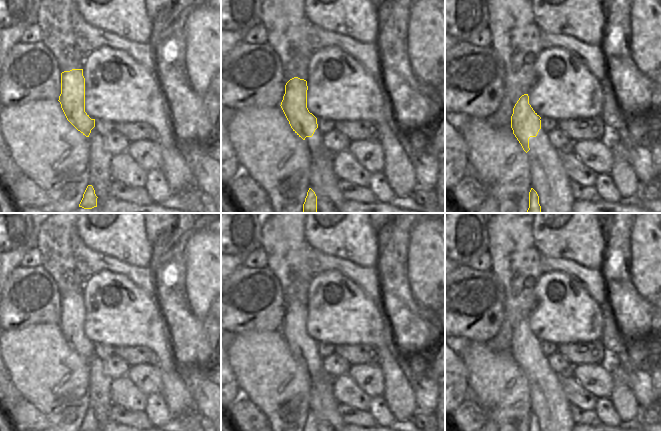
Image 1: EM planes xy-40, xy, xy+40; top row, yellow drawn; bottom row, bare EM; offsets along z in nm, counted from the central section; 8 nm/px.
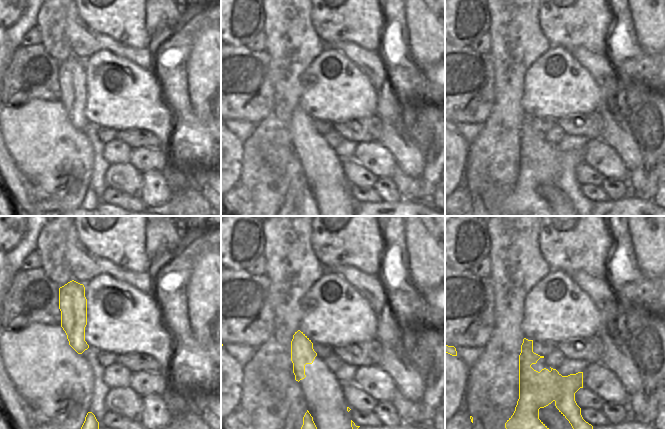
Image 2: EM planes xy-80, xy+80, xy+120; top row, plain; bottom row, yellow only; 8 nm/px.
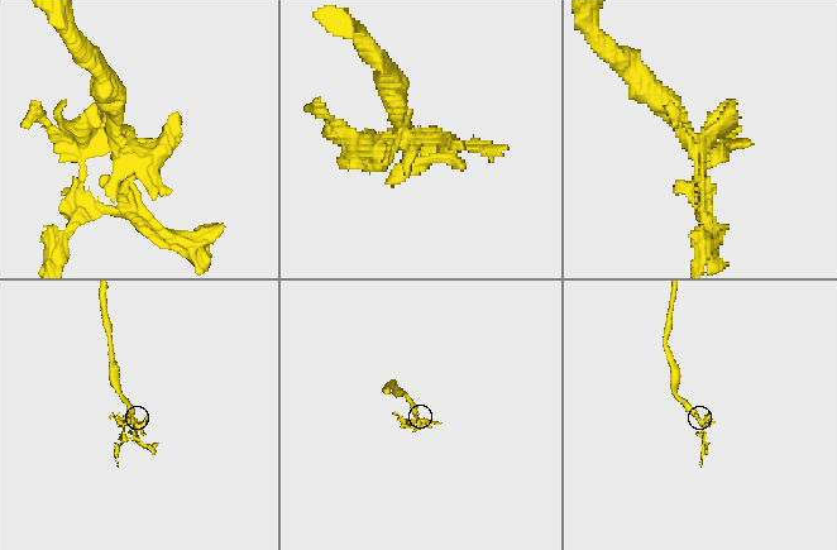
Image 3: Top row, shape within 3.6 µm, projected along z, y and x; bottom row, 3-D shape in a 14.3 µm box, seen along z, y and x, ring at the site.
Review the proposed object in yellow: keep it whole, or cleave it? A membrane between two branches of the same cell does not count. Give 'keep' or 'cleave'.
cleave

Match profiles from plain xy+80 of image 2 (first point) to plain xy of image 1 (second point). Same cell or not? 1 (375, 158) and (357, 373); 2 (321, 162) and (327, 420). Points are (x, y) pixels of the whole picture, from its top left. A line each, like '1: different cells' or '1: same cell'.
1: same cell
2: same cell

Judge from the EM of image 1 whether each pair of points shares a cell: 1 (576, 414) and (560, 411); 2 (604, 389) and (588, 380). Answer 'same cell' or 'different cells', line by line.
1: different cells
2: same cell

